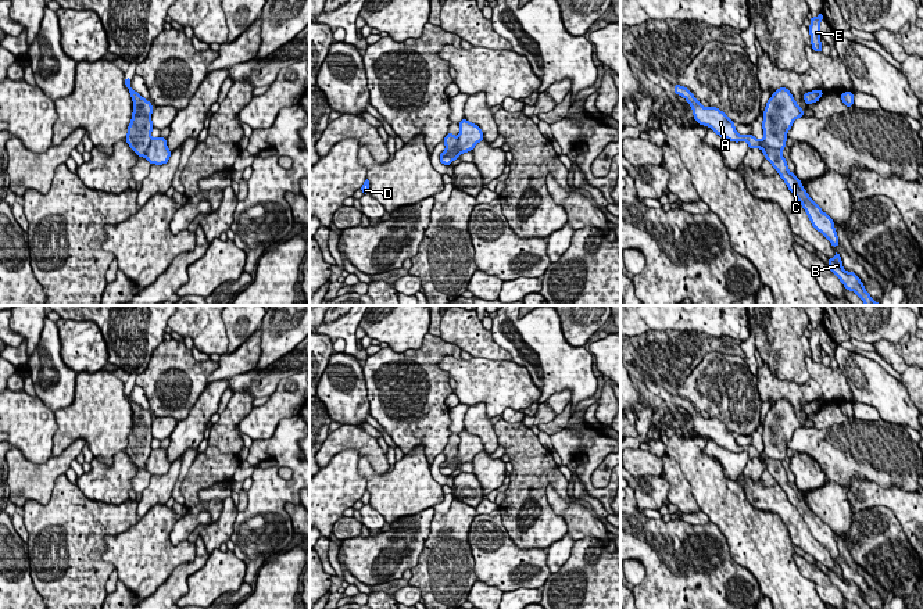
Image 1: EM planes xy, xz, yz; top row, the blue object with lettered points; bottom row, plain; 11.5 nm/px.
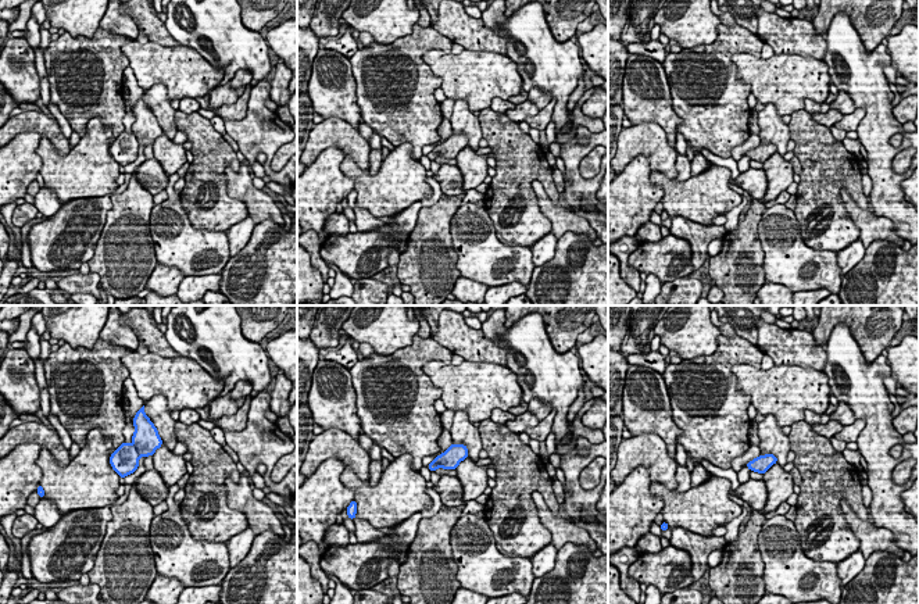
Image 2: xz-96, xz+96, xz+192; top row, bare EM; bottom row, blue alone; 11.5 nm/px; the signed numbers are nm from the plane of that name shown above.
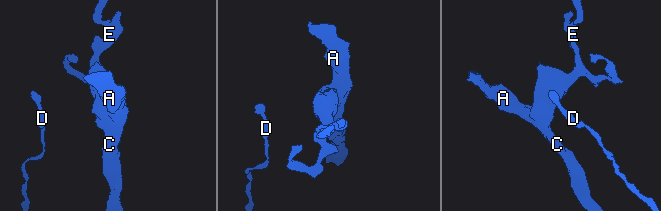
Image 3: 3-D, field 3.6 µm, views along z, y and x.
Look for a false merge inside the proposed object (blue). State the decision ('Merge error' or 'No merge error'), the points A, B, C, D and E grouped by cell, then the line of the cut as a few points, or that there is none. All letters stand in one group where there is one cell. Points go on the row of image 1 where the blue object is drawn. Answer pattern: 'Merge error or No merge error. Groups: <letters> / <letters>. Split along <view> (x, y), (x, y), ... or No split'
Merge error. Groups: A B C D / E. Split along yz (759, 140), (764, 146), (780, 150)

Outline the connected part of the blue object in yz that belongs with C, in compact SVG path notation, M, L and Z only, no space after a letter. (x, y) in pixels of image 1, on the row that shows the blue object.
M676 83L673 90L676 94L687 100L693 108L694 119L700 125L709 126L720 137L725 137L730 141L747 141L748 148L761 148L765 154L765 158L772 164L780 178L786 182L788 190L804 207L812 226L819 230L834 248L838 246L840 241L833 219L820 209L820 207L808 196L801 180L788 171L787 161L784 160L781 150L763 147L761 140L754 137L751 133L738 135L736 132L734 122L725 112L716 107L702 107L701 101L698 101L687 87Z

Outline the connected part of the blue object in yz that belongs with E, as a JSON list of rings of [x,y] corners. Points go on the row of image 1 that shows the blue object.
[[[819,12],[816,18],[809,17],[811,26],[809,26],[809,33],[811,33],[811,43],[812,49],[818,53],[822,53],[822,42],[819,39],[820,35],[820,21],[823,19],[823,14]]]

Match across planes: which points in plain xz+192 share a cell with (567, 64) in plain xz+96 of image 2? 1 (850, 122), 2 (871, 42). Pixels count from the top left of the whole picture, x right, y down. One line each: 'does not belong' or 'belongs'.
1: does not belong
2: does not belong

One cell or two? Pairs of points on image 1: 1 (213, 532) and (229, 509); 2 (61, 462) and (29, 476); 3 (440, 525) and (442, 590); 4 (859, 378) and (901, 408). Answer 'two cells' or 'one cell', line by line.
1: one cell
2: one cell
3: one cell
4: one cell

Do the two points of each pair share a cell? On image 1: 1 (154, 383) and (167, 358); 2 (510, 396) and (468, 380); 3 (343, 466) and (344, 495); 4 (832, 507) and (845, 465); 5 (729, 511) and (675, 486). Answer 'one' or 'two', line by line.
1: one
2: one
3: one
4: two
5: two

